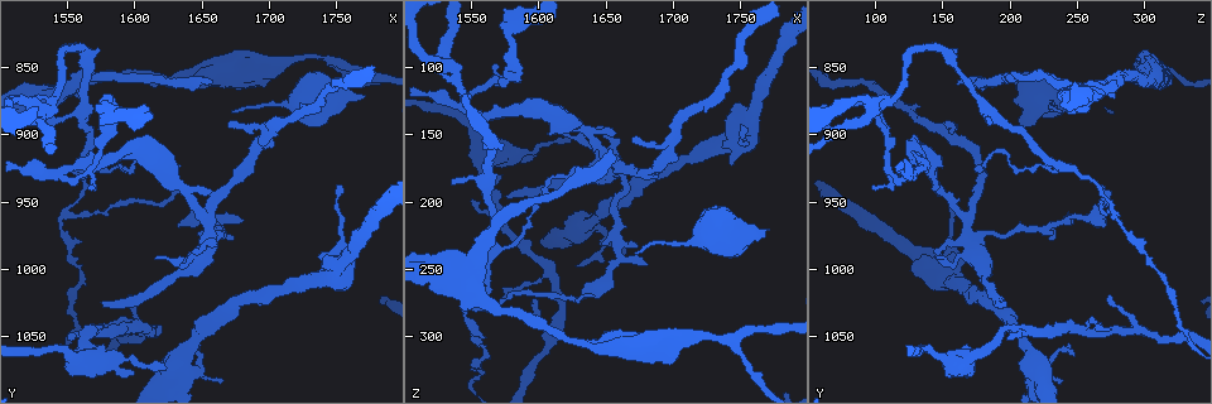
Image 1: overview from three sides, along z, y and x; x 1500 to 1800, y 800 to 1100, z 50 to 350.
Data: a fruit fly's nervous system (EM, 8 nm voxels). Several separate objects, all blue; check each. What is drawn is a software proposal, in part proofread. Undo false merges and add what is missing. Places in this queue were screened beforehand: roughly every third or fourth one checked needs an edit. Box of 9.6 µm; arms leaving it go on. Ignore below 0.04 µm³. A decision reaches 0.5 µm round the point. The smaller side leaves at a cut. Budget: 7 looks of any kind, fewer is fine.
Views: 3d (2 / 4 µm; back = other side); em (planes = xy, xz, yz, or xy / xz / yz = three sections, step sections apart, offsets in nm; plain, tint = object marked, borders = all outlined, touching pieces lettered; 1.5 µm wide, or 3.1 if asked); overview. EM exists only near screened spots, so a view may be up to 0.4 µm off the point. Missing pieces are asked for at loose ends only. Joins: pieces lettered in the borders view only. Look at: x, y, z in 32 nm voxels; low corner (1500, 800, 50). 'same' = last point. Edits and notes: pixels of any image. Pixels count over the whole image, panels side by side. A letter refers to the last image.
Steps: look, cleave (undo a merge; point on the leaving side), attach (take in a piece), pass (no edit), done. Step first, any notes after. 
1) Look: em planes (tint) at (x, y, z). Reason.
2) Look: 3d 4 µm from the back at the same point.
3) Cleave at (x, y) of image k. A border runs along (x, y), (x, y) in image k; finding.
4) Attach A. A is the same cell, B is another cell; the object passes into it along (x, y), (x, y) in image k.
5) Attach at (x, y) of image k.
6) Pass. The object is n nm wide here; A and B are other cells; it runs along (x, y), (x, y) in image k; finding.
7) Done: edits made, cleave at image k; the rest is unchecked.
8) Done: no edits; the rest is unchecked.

Look: em planes (borders) at (1752, 936, 144).

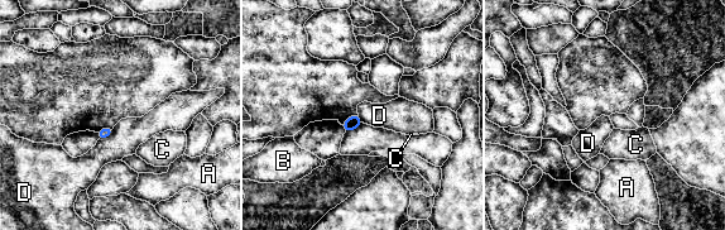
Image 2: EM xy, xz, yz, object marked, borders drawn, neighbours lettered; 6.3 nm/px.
Pass. The longest contact is with D, 130 nm; A, B, C and D are other cells; a border runs along (114, 128), (109, 135), (99, 139) in image 2; none of them fits.

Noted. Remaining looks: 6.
Look: 3d 4 µm at (1644, 986, 144). Thin end.

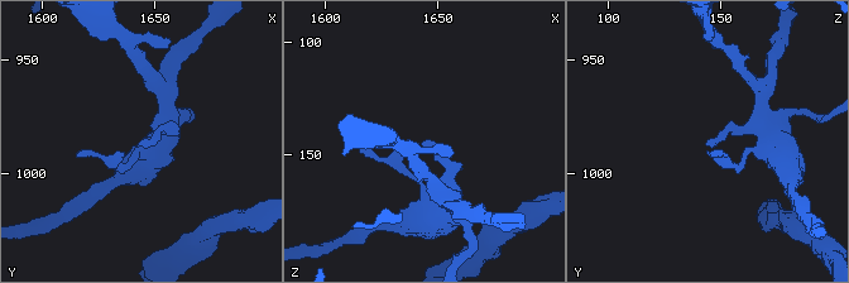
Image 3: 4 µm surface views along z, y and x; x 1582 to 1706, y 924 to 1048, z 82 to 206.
Look: em xy step 8 (tint) at (1644, 987, 144). Need the tissue.

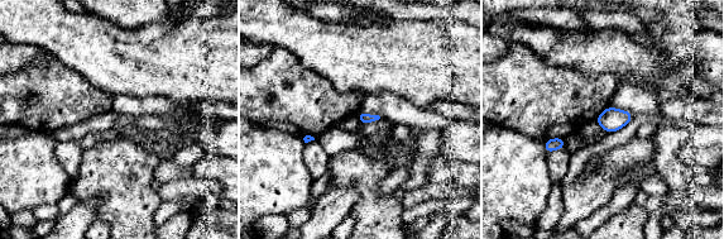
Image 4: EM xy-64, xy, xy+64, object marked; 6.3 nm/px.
Look: em xz step 4 (borders) at the same point.

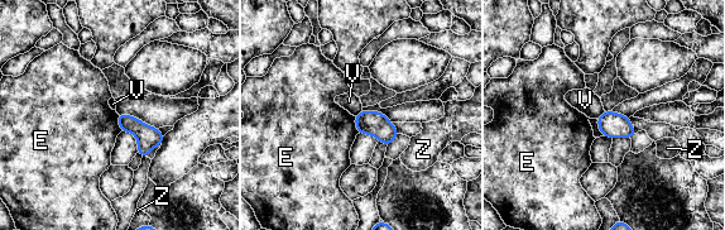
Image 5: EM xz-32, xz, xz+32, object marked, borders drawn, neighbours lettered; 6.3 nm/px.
Pass. The longest contact is with E, 120 nm; E, V and Z are other cells; none of them fits.

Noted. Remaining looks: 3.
Look: em planes (borders) at (1568, 940, 96). Thin end.

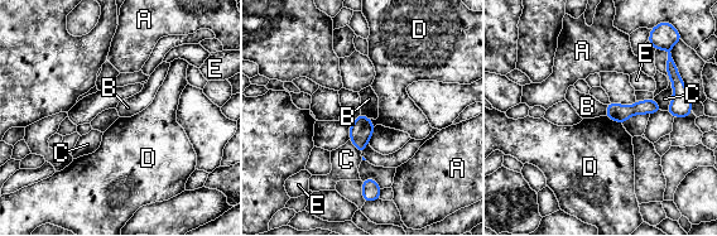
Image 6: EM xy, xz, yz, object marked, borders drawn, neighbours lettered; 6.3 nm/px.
Pass. A, B, C, D and E are other cells; a border runs along (607, 105), (605, 115) in image 6; none of them fits.

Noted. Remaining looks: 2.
Done: no edits; the rest is unchecked.

